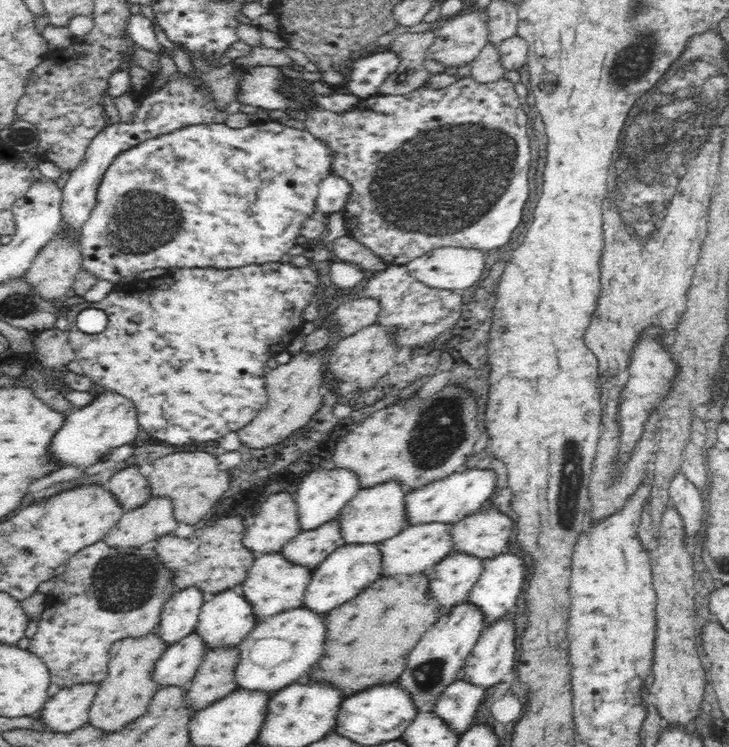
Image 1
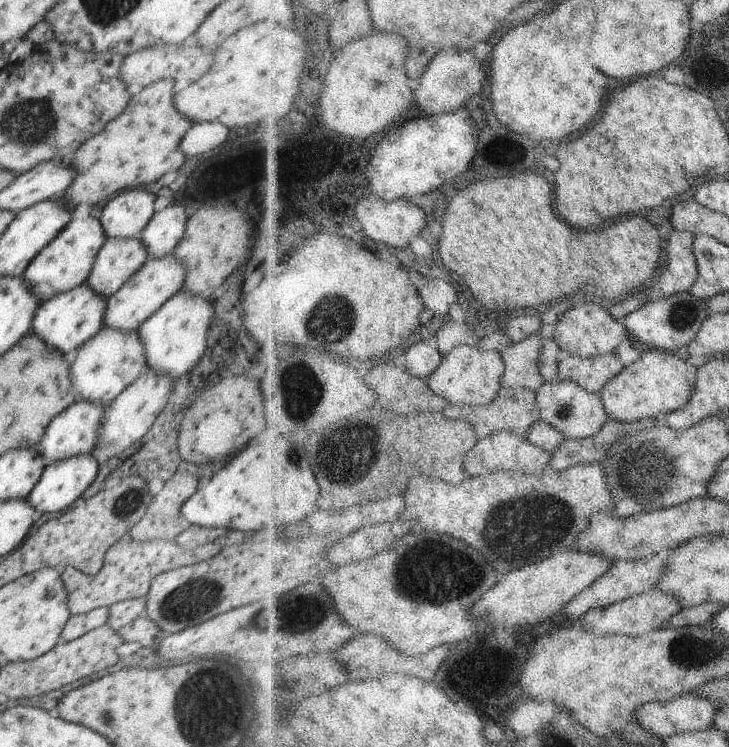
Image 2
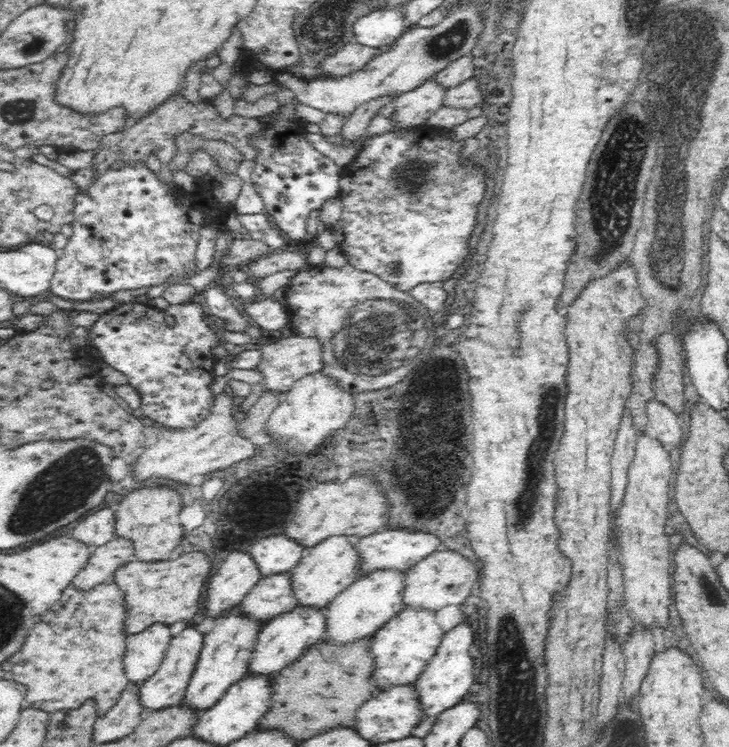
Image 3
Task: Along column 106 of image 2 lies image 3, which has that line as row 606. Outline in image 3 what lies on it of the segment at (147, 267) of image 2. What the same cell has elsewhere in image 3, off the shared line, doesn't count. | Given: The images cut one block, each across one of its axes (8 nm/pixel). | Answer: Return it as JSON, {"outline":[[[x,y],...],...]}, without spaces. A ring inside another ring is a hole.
{"outline":[[[332,536],[312,546],[290,571],[291,585],[299,606],[322,608],[330,604],[343,590],[358,578],[359,558],[352,536]]]}

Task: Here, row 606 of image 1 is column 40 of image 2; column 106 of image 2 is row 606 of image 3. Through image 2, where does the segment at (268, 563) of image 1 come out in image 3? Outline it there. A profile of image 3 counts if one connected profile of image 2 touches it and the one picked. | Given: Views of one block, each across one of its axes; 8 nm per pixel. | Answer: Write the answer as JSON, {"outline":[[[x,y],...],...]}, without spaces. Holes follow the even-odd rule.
{"outline":[[[236,606],[228,614],[214,620],[211,631],[204,634],[203,647],[192,674],[182,706],[198,711],[213,708],[225,695],[230,686],[243,680],[248,675],[248,663],[255,651],[257,636],[264,626],[261,620],[252,620]]]}

